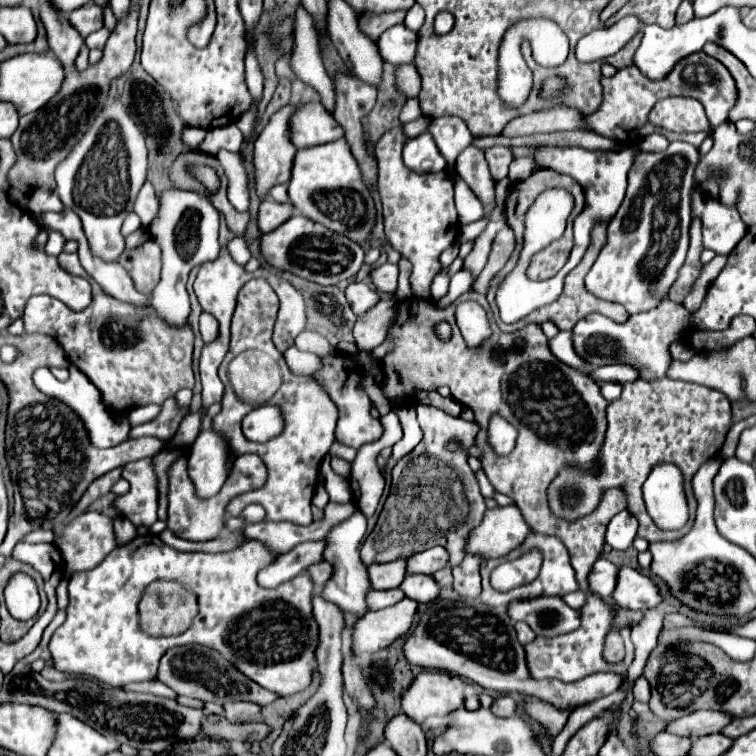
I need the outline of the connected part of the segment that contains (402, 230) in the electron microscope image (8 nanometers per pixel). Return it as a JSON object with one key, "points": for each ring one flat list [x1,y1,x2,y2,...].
{"points":[[402,128,386,132,376,144,378,160,378,192,384,208,384,226,386,238,392,246,412,262,410,288,414,296,424,300,430,298,432,278,440,272,438,256,454,244,458,236,458,214,454,206,454,186,448,172,434,174,416,174,402,164,402,146,406,138]]}

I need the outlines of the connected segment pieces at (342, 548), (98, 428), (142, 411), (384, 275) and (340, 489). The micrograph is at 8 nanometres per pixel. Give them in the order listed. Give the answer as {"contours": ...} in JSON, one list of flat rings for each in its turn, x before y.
{"contours":[[[354,512,348,520,336,524,328,534,326,534,326,556,324,560,334,564,334,576,330,576,330,580,324,584,324,588,318,592,318,596,322,596,324,600,330,600,332,604,336,604,340,610,346,612,354,612,358,616,366,614,366,592,370,590,370,582,368,582,368,574,366,574,366,566,360,560,360,542,364,538,366,532,366,518,362,516,362,512]],[[46,366,44,368,38,368,32,374,32,380,34,380,34,386,40,392,44,392,46,396,54,396,62,404,66,404,78,416,78,420,82,420,82,426,86,428,86,434,90,436,90,442,96,448,110,448,110,446,120,444,122,440,128,440,128,432,130,432,128,420,126,418,114,418,112,414,108,414,108,410,102,406,102,400,100,400,98,390,88,382,88,378,76,366,70,368,70,378,66,382,56,380]],[[144,404,144,406,134,408,128,414,128,420,130,420,132,426,138,426,138,424,144,424,144,422,150,422,158,412,160,412,160,406,158,404]],[[386,262,384,266,380,266,378,270,372,272,372,282,376,284,376,288,384,290,384,292,396,292,398,286,398,266]],[[326,454,320,464,320,474,324,477,324,488,332,502,348,502,352,500,352,488,342,476,336,476,336,472,332,472,330,461,331,456]]]}

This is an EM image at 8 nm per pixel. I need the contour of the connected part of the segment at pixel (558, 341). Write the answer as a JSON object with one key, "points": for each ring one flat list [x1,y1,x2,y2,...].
{"points":[[558,332,554,338,548,340,548,348,564,364,578,368,578,370,590,370,588,364,580,356,576,356,576,352,572,348,572,332]]}

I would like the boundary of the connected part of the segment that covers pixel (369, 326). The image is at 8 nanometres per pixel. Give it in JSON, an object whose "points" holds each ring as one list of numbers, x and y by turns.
{"points":[[380,300,370,312,358,316,354,324,354,342,358,352,370,352,386,340,386,324,390,324,396,302]]}

